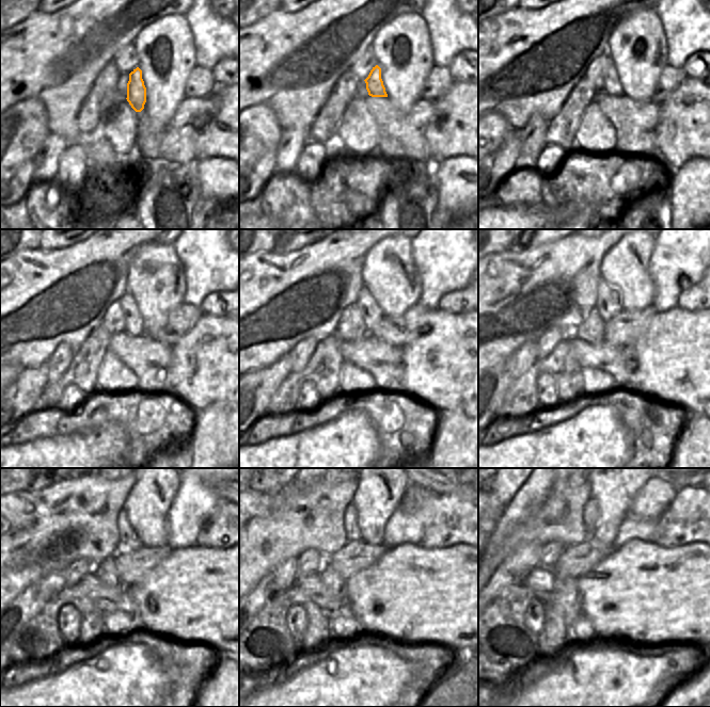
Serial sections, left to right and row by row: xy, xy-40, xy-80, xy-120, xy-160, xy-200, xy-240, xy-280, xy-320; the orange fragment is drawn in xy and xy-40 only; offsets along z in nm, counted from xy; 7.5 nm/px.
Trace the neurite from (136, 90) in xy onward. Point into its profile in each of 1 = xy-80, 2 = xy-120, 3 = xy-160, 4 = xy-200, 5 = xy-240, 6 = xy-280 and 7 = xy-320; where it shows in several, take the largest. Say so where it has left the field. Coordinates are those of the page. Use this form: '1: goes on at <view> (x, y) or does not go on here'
1: goes on at xy-80 (612, 85)
2: goes on at xy-120 (133, 326)
3: goes on at xy-160 (372, 314)
4: goes on at xy-200 (608, 305)
5: goes on at xy-240 (128, 542)
6: goes on at xy-280 (350, 520)
7: goes on at xy-320 (590, 515)

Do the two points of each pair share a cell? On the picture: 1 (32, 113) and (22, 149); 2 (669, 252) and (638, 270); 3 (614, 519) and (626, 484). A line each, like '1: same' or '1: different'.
1: same
2: different
3: same

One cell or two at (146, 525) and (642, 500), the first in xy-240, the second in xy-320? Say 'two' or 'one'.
two

